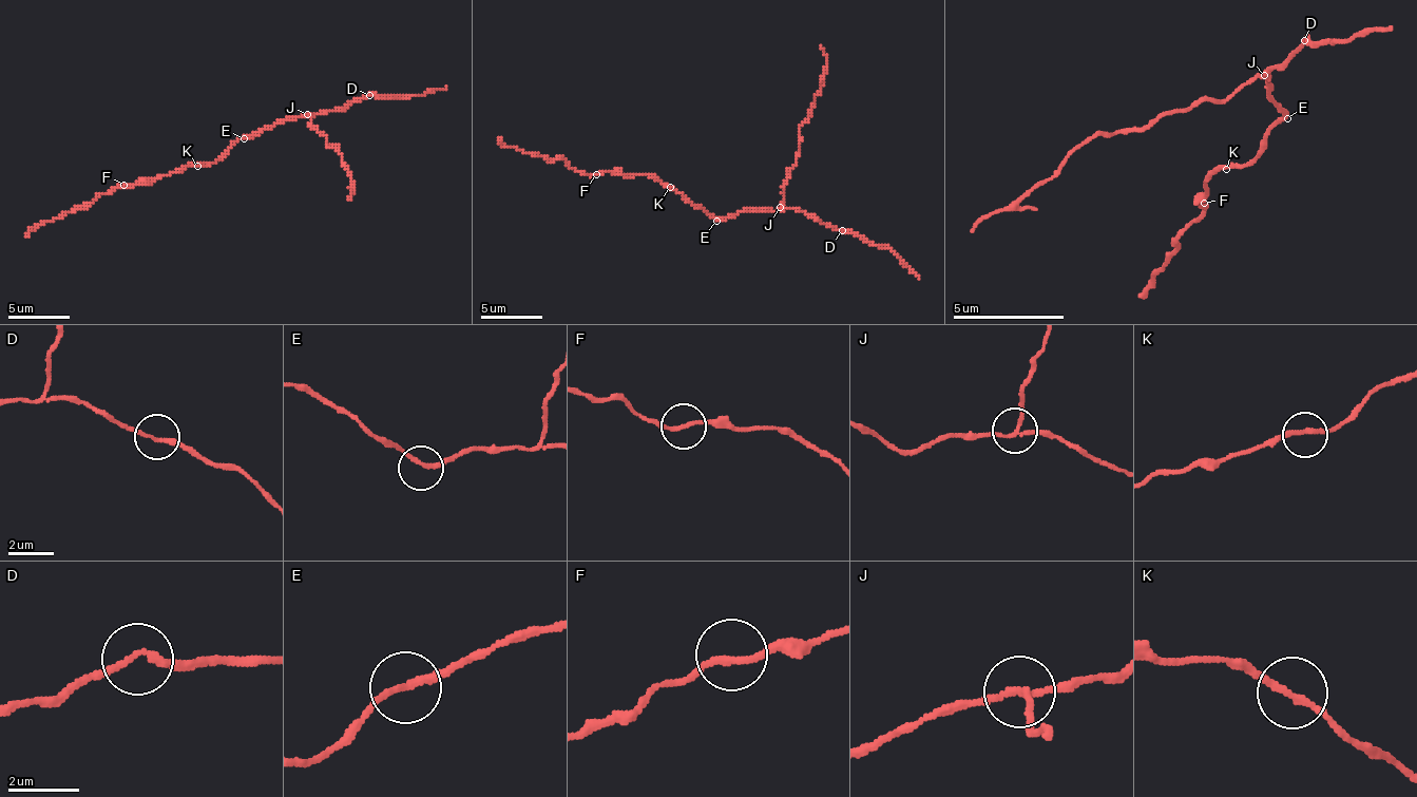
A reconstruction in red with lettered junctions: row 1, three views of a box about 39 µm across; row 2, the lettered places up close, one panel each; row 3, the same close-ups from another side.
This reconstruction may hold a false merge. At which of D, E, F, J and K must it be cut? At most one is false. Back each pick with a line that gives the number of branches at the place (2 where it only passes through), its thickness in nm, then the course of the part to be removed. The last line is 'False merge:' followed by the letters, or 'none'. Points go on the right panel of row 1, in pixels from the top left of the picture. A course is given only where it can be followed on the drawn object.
J: branches 3; calibre 150 nm; course (1265, 74), (1221, 102), (1092, 135), (1002, 208), (969, 230)
False merge: J

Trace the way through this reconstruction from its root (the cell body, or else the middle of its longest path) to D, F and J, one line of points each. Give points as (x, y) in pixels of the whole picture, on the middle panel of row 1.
D: (716, 217), (731, 217), (738, 211), (799, 208), (815, 214), (824, 224), (842, 230)
F: (716, 217), (694, 208), (680, 193), (646, 174), (615, 174), (612, 171), (596, 174)
J: (716, 217), (731, 217), (738, 211), (778, 211), (781, 208)

